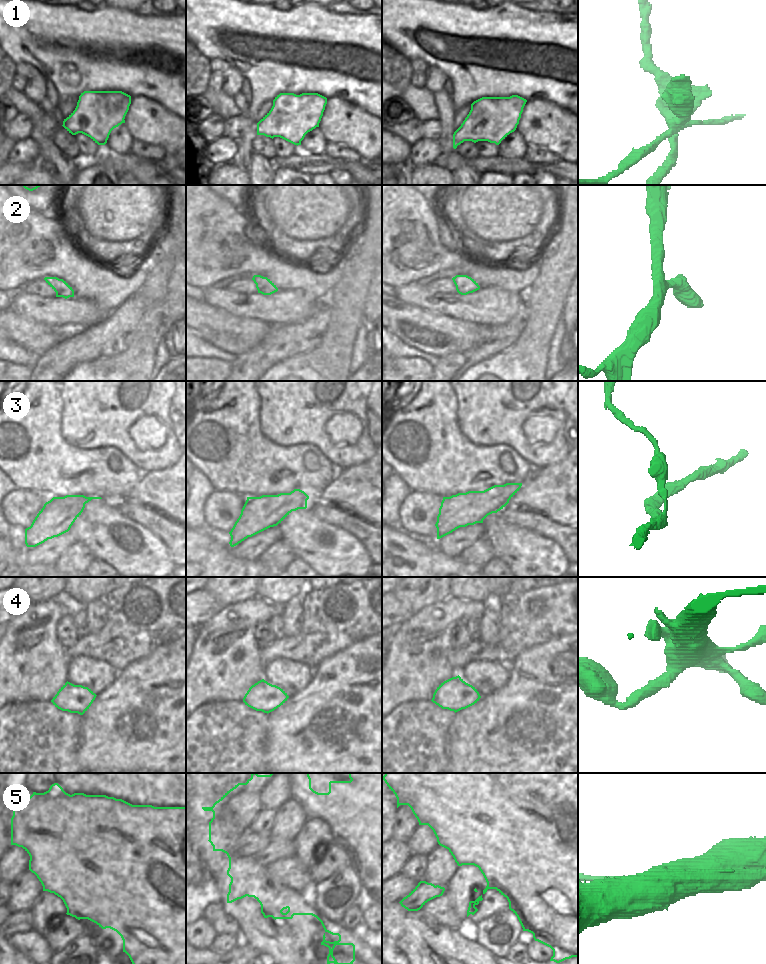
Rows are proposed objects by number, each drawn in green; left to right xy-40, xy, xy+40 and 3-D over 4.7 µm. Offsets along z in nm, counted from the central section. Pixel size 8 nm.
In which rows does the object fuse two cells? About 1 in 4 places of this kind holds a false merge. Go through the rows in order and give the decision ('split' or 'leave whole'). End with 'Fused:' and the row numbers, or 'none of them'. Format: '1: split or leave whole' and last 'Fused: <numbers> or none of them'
1: split
2: leave whole
3: leave whole
4: leave whole
5: split
Fused: 1, 5

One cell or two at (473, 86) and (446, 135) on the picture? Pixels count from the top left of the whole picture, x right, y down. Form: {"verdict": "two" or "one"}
{"verdict": "two"}

